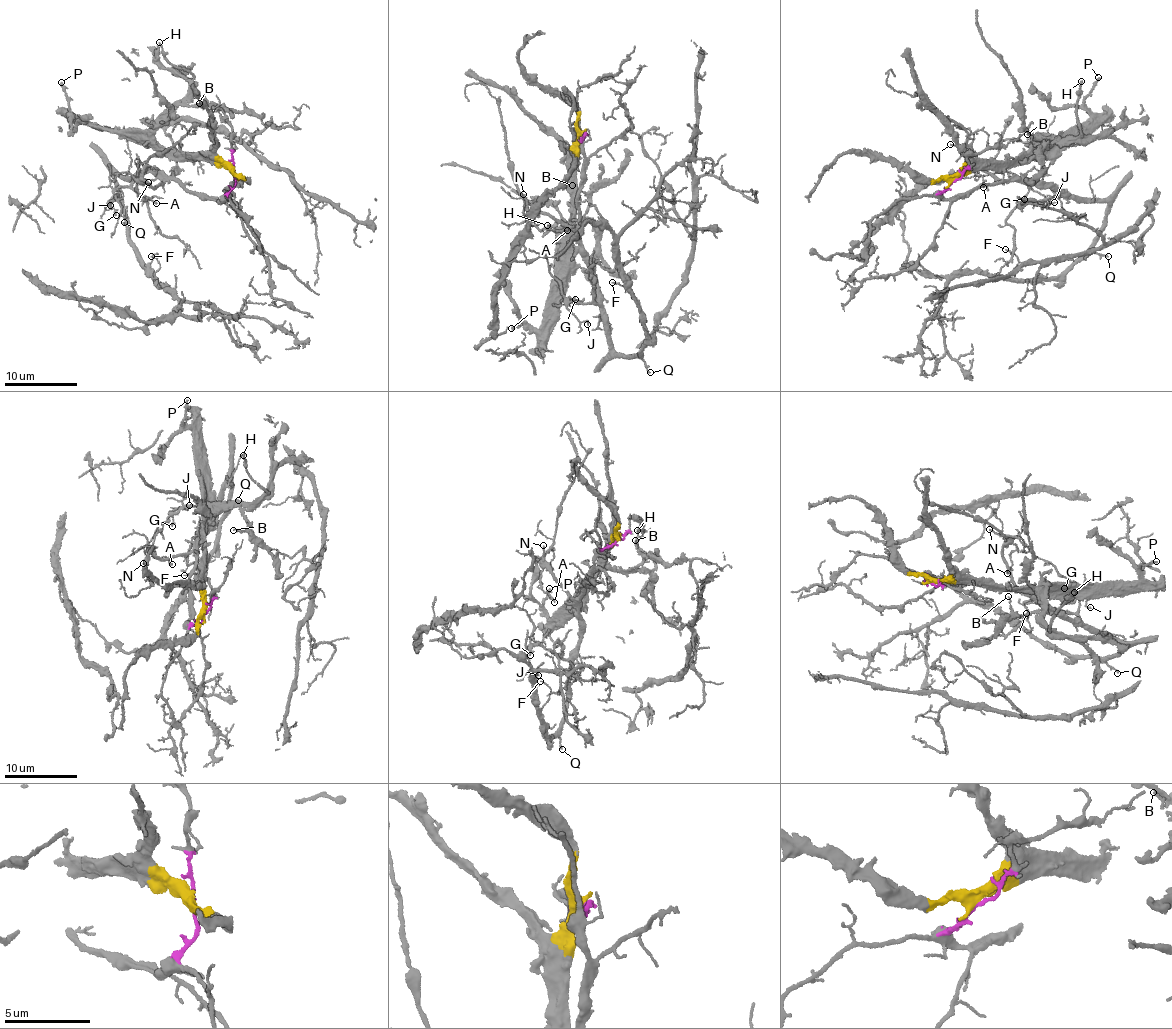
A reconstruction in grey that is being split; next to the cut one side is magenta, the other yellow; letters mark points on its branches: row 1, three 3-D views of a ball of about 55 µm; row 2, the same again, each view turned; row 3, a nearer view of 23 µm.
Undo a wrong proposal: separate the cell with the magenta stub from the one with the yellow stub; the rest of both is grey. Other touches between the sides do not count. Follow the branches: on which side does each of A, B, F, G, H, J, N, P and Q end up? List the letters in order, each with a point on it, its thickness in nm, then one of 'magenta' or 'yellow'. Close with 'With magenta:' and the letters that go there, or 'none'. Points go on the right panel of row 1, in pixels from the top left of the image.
A: (983, 187) | 130 nm | magenta
B: (1027, 134) | 90 nm | yellow
F: (1005, 249) | 120 nm | magenta
G: (1024, 199) | 130 nm | magenta
H: (1081, 81) | 160 nm | yellow
J: (1054, 202) | 130 nm | magenta
N: (950, 144) | 130 nm | magenta
P: (1098, 77) | 220 nm | yellow
Q: (1108, 256) | 140 nm | magenta
With magenta: A, F, G, J, N, Q

